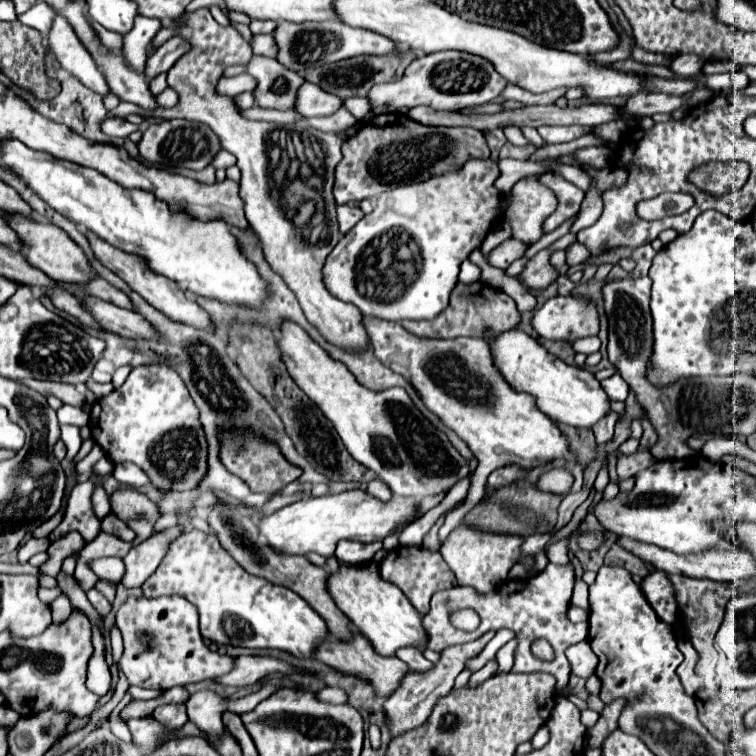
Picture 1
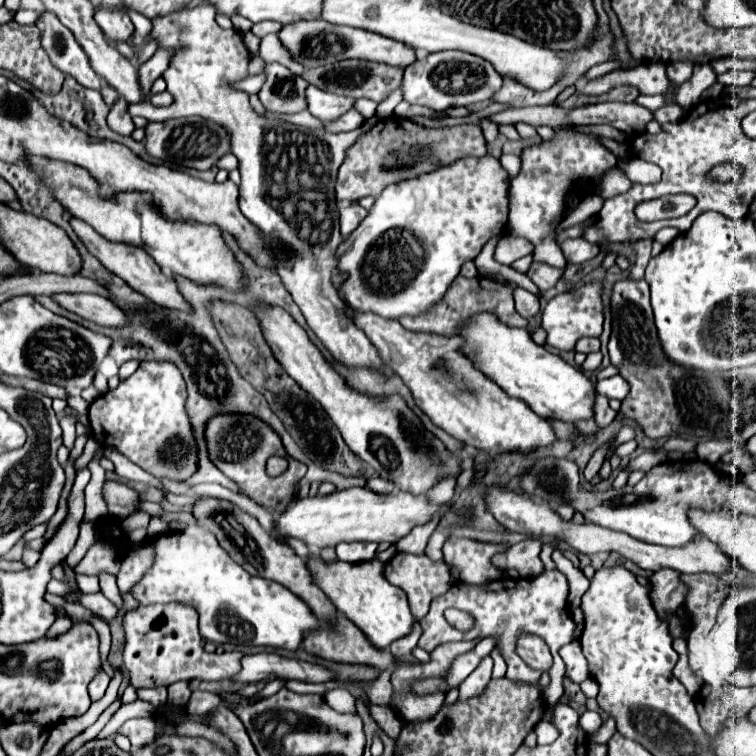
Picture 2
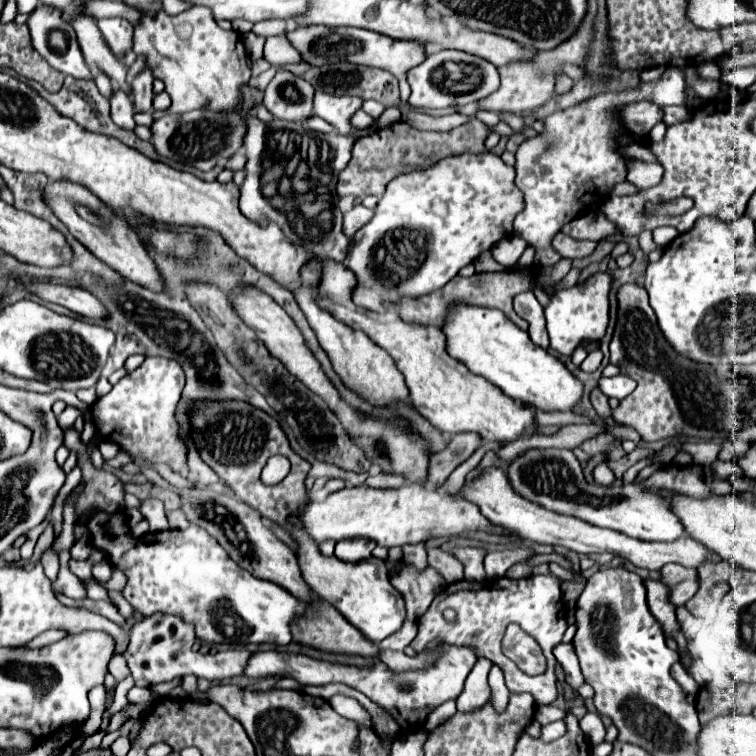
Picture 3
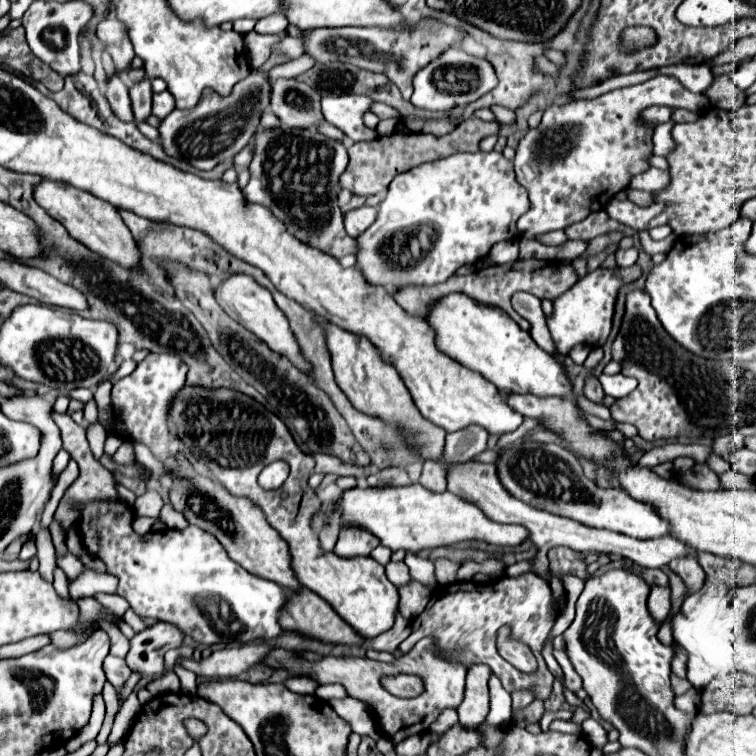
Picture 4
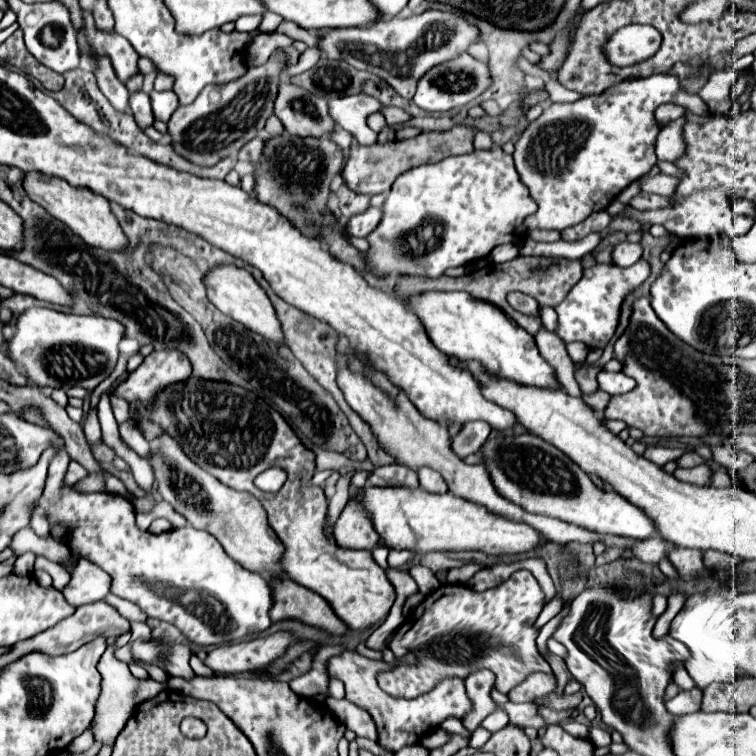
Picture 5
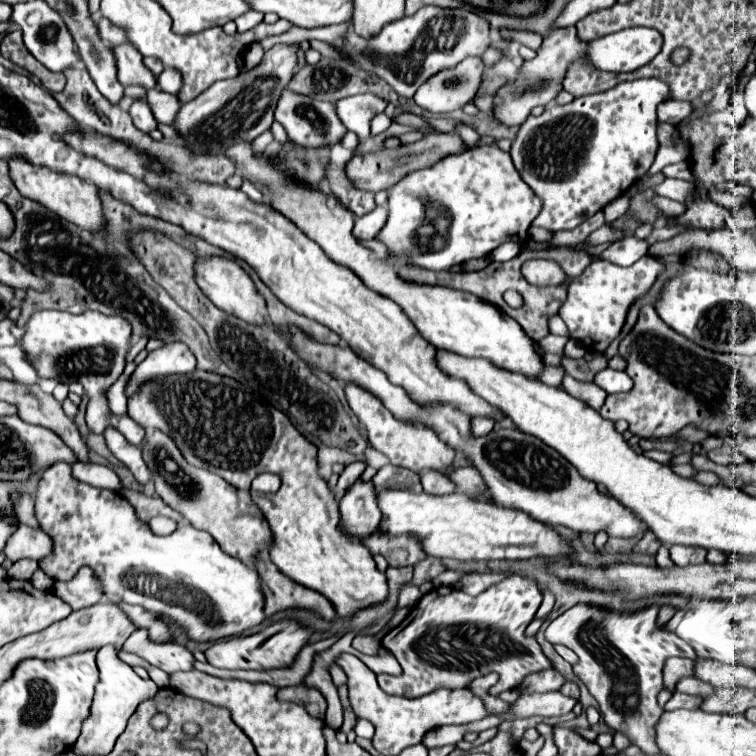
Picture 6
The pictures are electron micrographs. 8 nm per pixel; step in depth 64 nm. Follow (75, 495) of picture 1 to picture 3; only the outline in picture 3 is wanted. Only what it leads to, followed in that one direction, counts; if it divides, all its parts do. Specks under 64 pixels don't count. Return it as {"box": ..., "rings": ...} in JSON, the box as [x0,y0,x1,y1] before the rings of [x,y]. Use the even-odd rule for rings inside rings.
{"box":[71,536,92,560],"rings":[[[84,536],[80,542],[74,544],[74,548],[71,548],[71,558],[75,560],[88,560],[90,558],[90,550],[92,550],[92,546],[88,542],[88,536]]]}

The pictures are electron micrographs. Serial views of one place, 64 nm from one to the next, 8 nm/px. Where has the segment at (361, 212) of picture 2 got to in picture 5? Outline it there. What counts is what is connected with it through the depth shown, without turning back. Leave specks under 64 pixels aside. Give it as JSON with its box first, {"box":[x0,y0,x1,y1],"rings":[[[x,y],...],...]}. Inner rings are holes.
{"box":[348,208,382,238],"rings":[[[368,208],[366,212],[352,216],[348,220],[348,234],[366,238],[368,232],[372,232],[372,228],[376,228],[376,224],[380,222],[380,216],[382,216],[380,208]]]}

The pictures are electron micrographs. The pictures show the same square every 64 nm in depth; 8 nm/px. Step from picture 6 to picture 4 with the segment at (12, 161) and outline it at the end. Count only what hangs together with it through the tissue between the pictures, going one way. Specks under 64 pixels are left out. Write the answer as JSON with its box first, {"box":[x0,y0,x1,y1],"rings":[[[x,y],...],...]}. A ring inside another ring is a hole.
{"box":[34,180,140,268],"rings":[[[42,180],[40,184],[36,184],[34,200],[52,218],[56,218],[60,224],[64,224],[64,228],[70,232],[72,238],[82,242],[92,252],[96,252],[100,256],[108,256],[108,260],[114,260],[114,262],[118,262],[126,268],[136,268],[138,266],[138,260],[140,260],[138,256],[140,254],[138,254],[136,242],[134,242],[130,230],[126,228],[126,224],[122,222],[118,210],[112,204],[108,204],[106,200],[100,200],[86,190],[72,188],[70,184],[52,182],[52,180]]]}

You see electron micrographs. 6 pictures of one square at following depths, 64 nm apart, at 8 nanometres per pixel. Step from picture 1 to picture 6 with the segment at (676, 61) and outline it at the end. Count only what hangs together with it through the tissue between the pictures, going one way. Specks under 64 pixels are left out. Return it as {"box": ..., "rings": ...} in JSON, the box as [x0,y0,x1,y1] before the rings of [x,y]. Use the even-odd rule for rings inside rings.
{"box":[510,78,670,232],"rings":[[[642,78],[634,82],[622,82],[600,94],[574,98],[566,106],[550,104],[542,116],[528,116],[512,142],[510,156],[522,180],[536,192],[536,196],[544,200],[542,212],[532,226],[546,228],[550,232],[576,228],[606,204],[622,196],[634,182],[638,182],[650,170],[656,158],[656,108],[660,102],[668,100],[668,92],[670,90],[662,80]]]}

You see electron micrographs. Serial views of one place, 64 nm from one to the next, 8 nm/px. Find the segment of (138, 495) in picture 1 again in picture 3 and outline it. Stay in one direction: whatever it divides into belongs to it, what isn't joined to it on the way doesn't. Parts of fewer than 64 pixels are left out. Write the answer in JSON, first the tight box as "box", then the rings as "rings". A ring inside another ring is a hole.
{"box":[64,428,124,518],"rings":[[[76,428],[64,430],[64,446],[68,446],[70,452],[76,452],[84,482],[84,488],[80,490],[74,502],[76,516],[82,518],[88,508],[102,508],[106,512],[116,512],[124,508],[122,482],[112,472],[104,468],[94,468],[86,444],[80,440],[80,432]]]}

